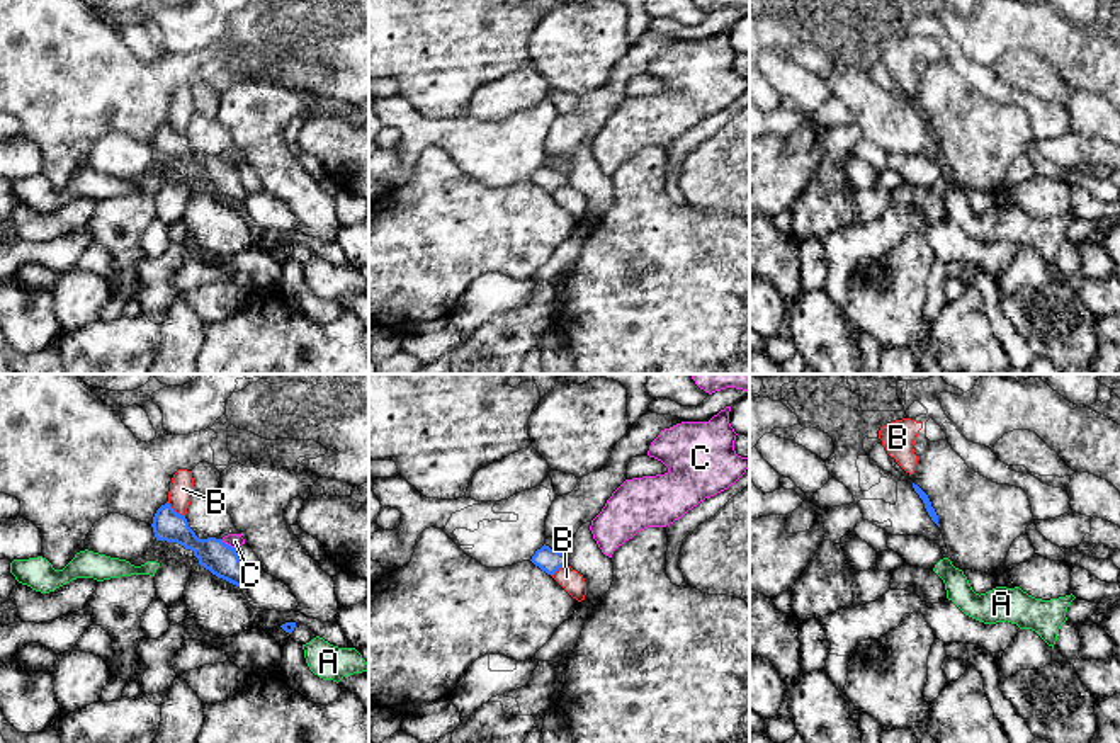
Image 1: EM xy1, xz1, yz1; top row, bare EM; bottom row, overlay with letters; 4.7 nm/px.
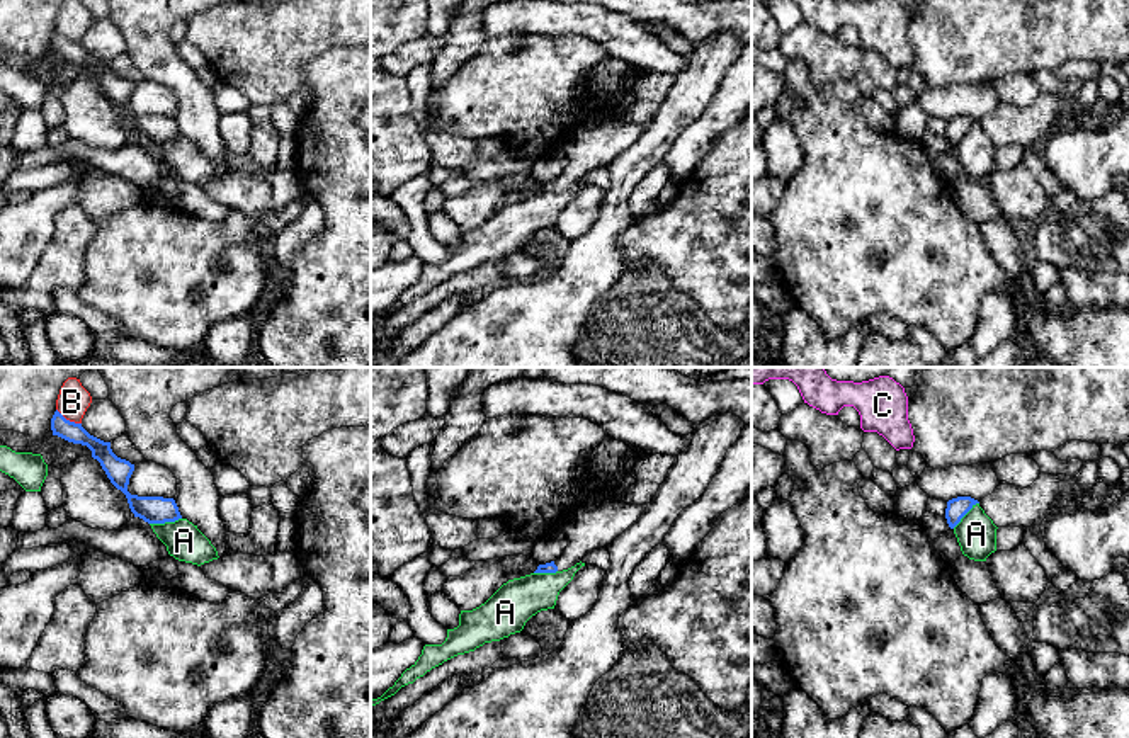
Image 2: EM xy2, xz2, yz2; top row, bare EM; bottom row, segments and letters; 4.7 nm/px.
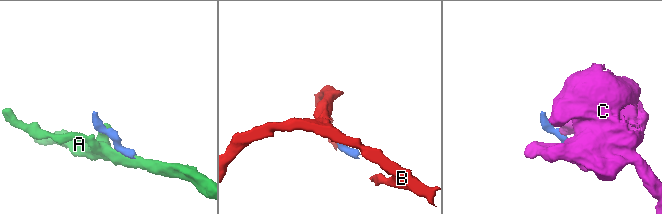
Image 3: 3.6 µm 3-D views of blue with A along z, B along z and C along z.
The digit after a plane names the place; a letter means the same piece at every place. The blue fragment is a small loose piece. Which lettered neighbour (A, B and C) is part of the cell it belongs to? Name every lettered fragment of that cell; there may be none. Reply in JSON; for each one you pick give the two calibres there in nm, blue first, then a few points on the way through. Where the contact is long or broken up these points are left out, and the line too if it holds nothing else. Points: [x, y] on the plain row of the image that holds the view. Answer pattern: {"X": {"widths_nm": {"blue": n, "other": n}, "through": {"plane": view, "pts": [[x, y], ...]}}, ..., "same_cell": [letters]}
{"same_cell": []}

